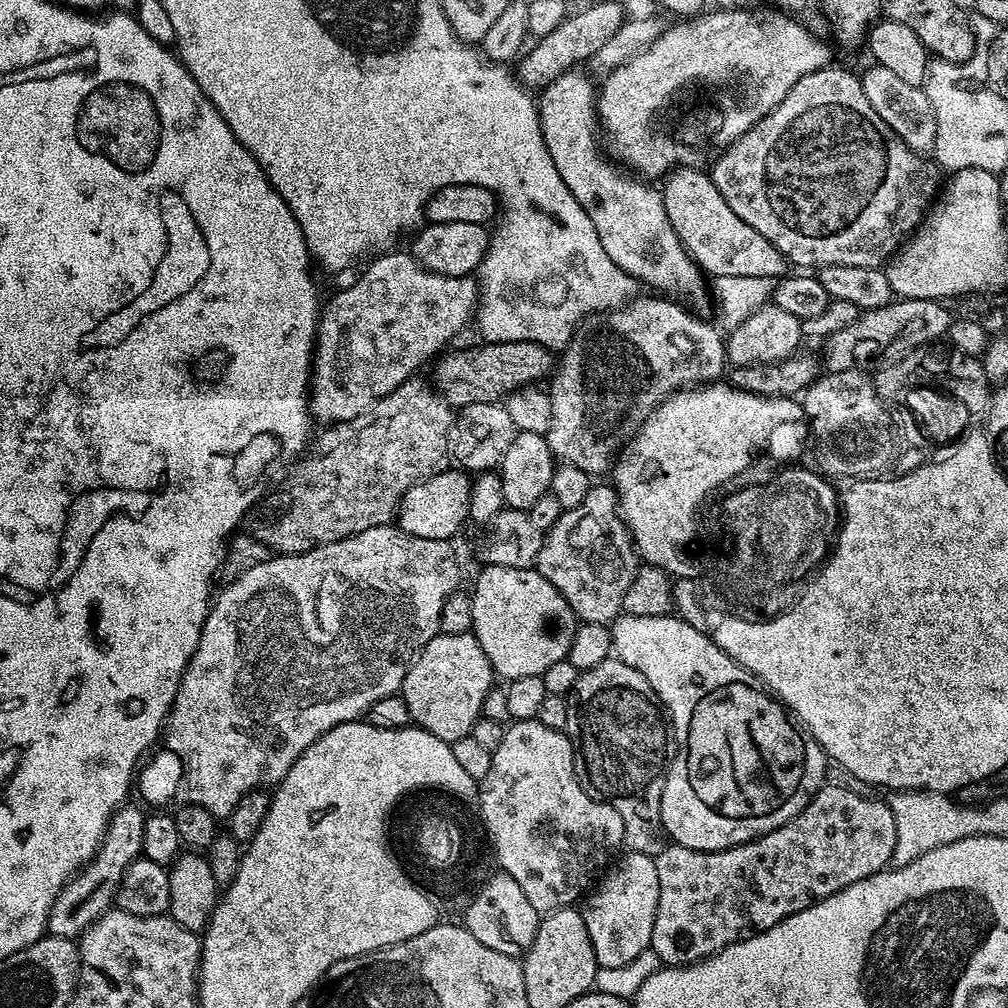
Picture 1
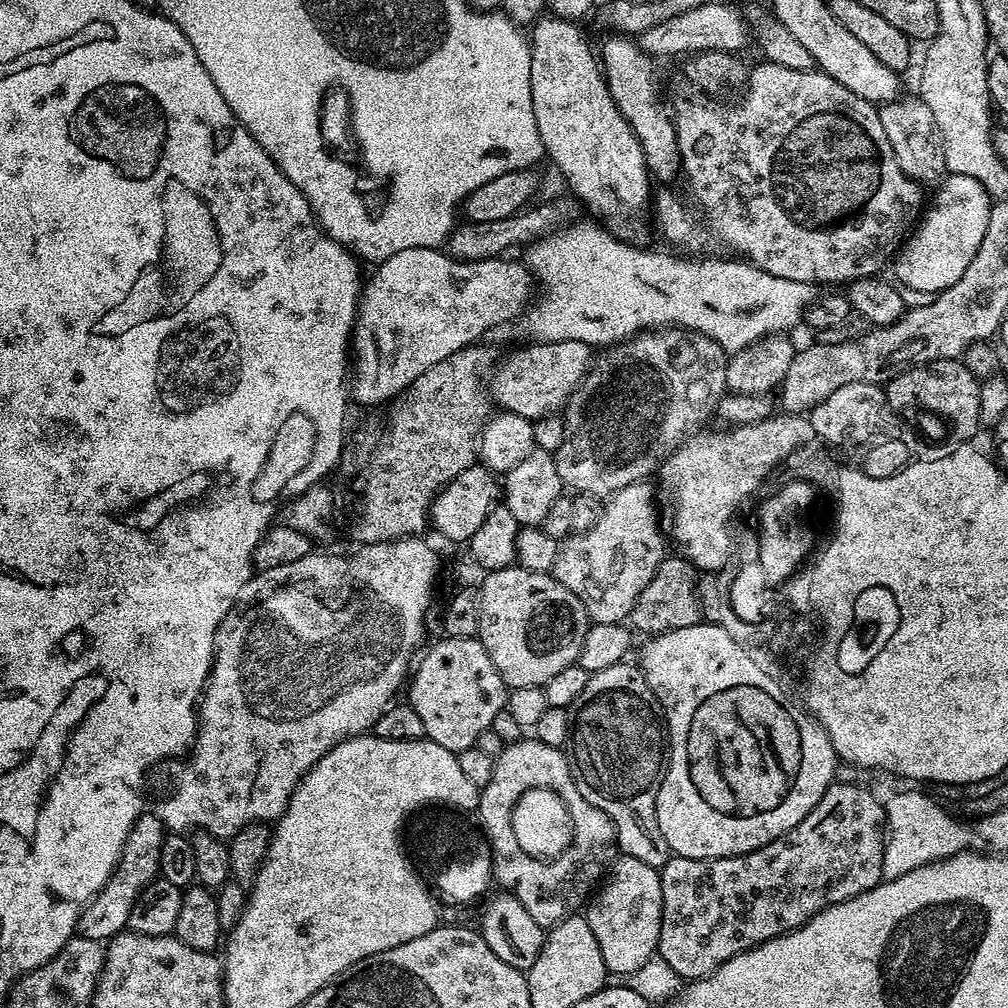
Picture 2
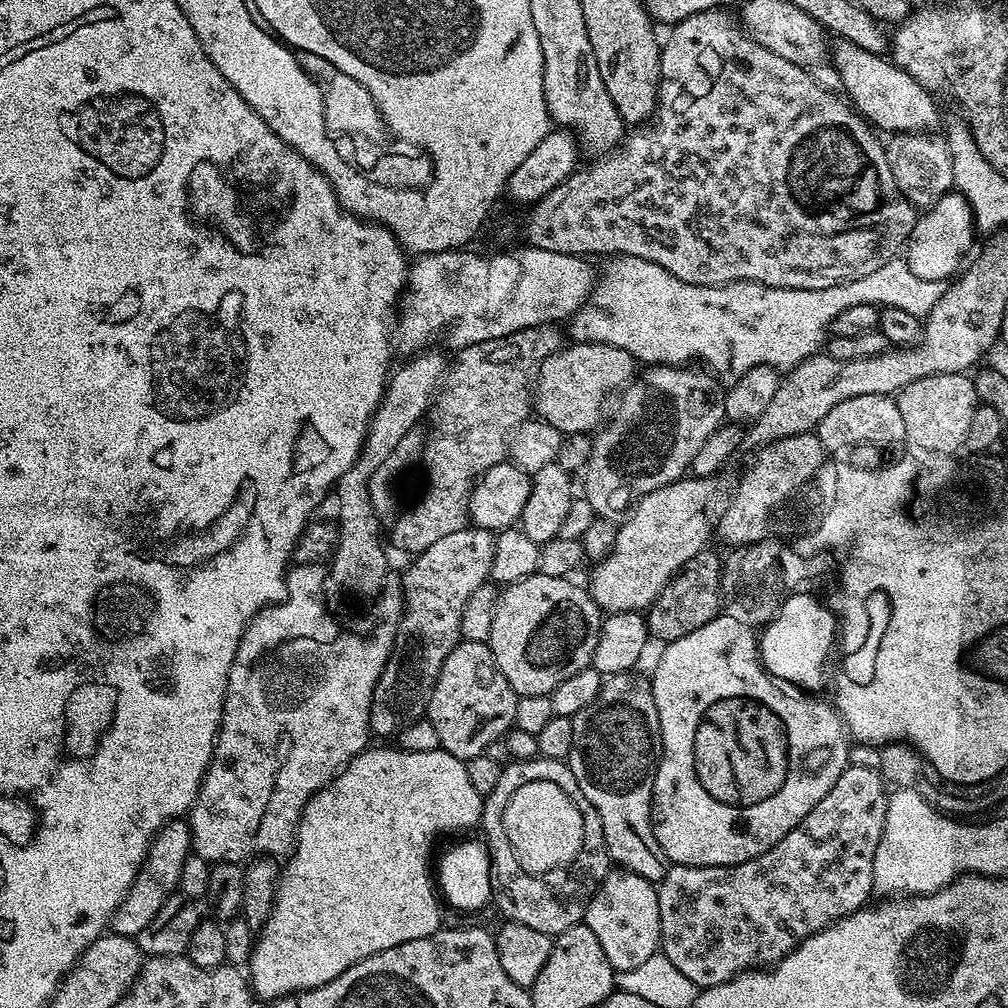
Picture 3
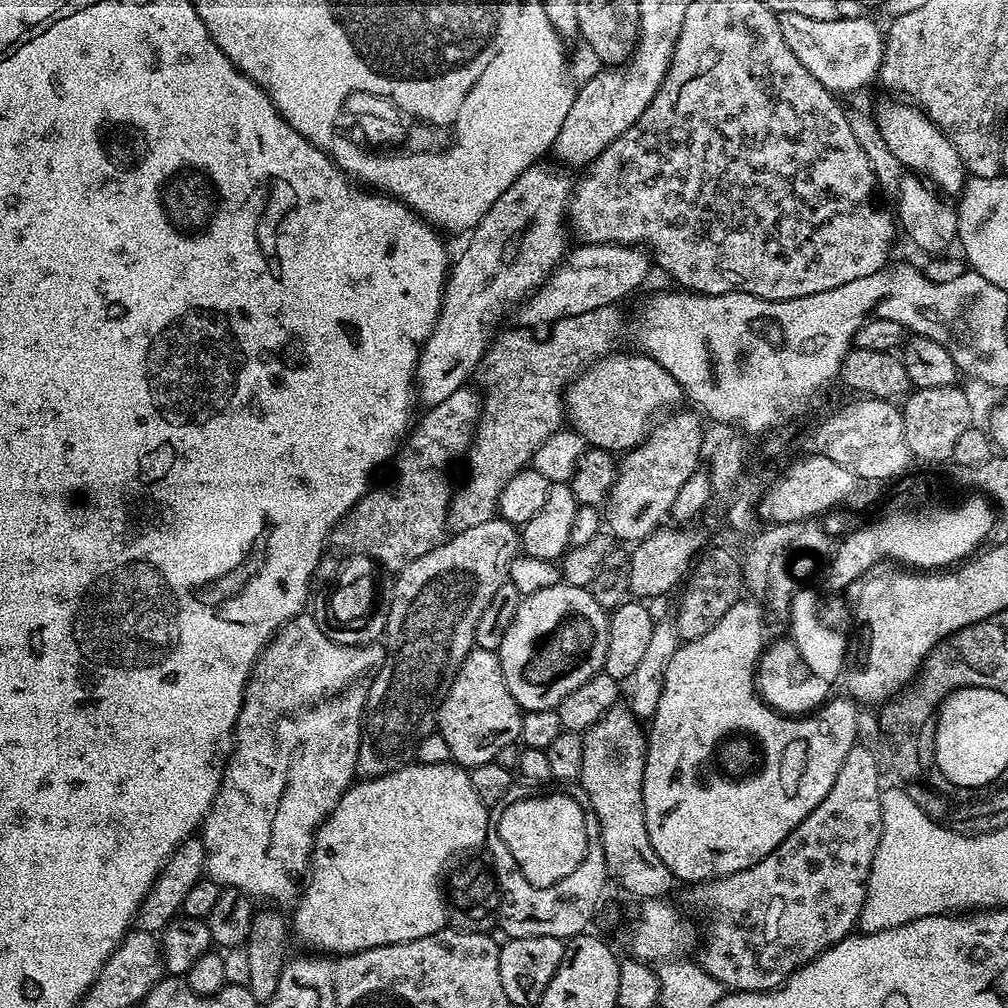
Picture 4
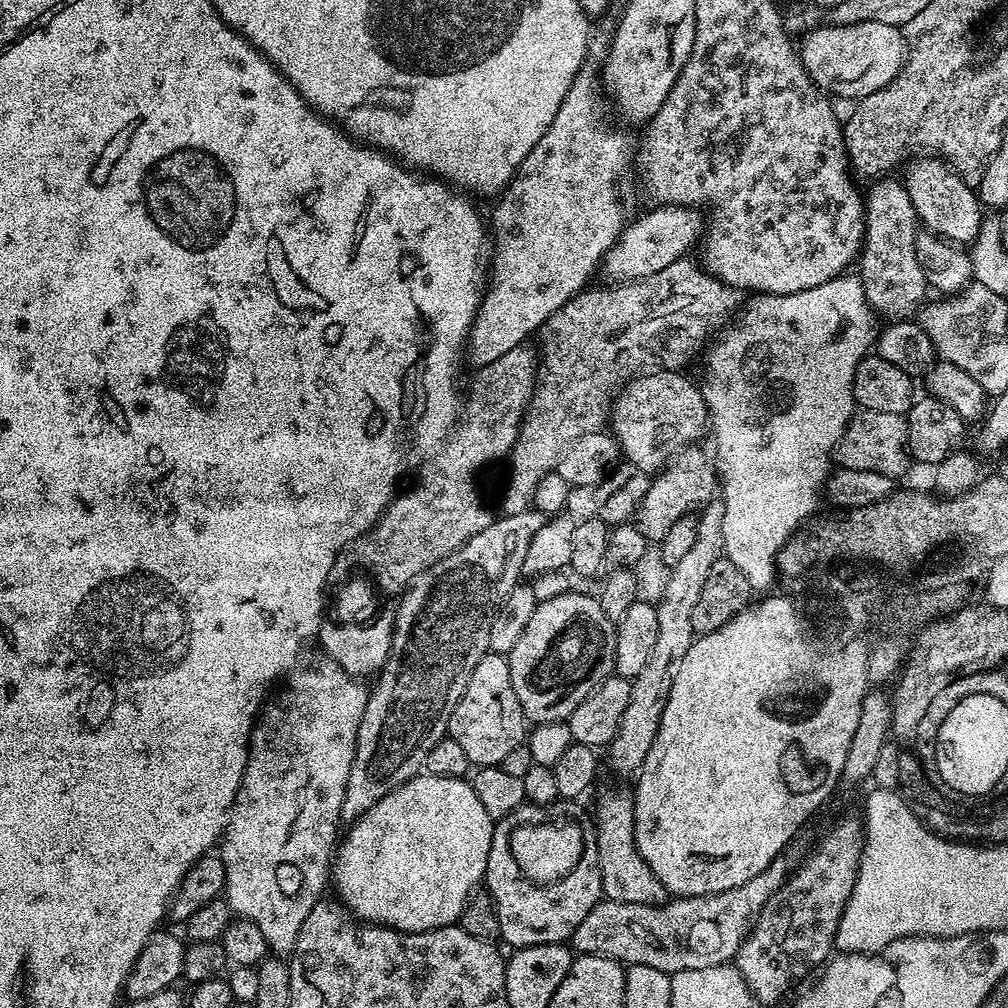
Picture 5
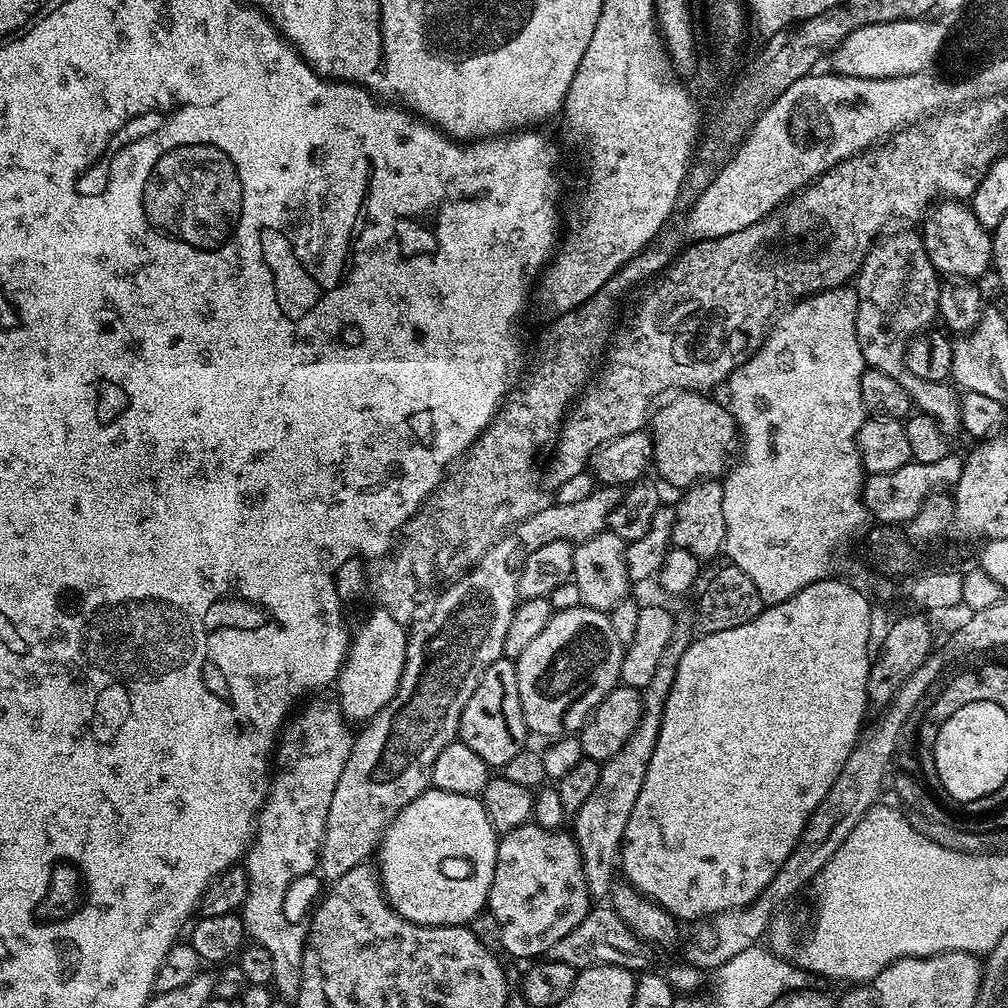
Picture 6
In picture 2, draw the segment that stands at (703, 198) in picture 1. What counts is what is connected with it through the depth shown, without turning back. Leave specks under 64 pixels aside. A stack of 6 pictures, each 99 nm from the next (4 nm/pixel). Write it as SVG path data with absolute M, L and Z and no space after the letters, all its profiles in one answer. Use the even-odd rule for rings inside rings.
M612 34L604 44L602 71L610 94L626 122L634 130L644 151L648 171L660 180L672 180L681 175L680 151L673 117L660 101L660 84L656 81L653 57L649 56L635 39L627 35Z

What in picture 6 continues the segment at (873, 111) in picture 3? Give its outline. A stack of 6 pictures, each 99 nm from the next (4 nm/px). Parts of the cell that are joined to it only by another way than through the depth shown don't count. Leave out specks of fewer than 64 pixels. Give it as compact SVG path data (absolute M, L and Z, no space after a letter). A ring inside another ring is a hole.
M951 198L941 199L923 217L923 224L924 249L941 277L957 276L954 278L960 282L976 282L984 271L989 271L992 262L992 238L989 229L974 218L967 203Z

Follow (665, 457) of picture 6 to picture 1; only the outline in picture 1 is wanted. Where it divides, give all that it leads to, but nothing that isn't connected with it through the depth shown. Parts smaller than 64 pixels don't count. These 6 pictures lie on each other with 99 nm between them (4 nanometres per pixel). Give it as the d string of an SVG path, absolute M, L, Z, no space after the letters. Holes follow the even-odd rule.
M532 342L481 343L481 348L468 348L465 352L448 350L435 361L435 387L449 404L457 409L474 402L503 401L518 388L535 385L554 368L554 356L549 349Z

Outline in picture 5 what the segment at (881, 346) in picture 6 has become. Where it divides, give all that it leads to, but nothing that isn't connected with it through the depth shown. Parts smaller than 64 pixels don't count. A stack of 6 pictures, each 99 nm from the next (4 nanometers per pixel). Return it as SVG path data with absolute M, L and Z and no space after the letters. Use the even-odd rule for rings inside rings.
M880 178L866 192L864 247L858 257L858 279L868 303L884 318L908 318L925 303L926 281L916 253L918 221L903 179Z

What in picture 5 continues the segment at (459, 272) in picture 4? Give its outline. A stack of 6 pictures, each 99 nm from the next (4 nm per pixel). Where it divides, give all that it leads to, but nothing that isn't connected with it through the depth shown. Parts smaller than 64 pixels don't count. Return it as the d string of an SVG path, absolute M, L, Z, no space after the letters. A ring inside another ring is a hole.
M586 62L580 68L580 73L574 78L574 82L570 86L570 90L566 92L566 98L562 100L562 106L558 106L558 114L554 114L554 122L550 122L550 126L546 130L546 134L542 134L542 138L538 138L538 146L534 146L534 150L530 150L530 154L526 154L526 158L521 162L519 168L516 169L516 175L513 176L507 188L499 193L498 199L495 201L496 209L492 212L492 220L490 216L490 240L496 243L496 249L491 249L490 260L492 256L492 281L487 281L486 287L483 289L480 297L480 308L476 311L476 317L472 323L472 329L468 331L468 343L466 345L466 360L472 363L473 369L486 366L490 362L498 362L498 358L502 358L502 354L506 354L510 350L521 347L525 343L527 336L532 336L541 331L547 324L549 318L558 310L562 310L569 304L579 292L585 291L589 287L592 275L597 275L598 269L601 267L604 255L616 244L616 240L620 237L620 233L626 227L626 219L624 220L624 204L620 201L620 179L628 172L628 167L634 164L634 140L627 136L624 132L612 128L612 124L608 121L608 108L605 93L602 91L602 80L598 75L598 68L592 65L592 62Z

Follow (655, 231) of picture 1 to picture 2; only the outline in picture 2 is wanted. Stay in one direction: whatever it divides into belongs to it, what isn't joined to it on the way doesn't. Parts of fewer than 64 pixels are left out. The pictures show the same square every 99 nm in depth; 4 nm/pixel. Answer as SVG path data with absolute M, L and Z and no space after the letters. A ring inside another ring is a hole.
M555 14L541 15L531 25L530 98L534 106L534 122L538 122L544 156L552 159L553 166L564 175L569 190L597 216L597 221L606 225L613 236L640 246L648 236L648 228L642 224L644 207L650 204L648 163L634 130L626 118L622 118L604 81L601 61L597 53L595 56L588 49L588 40L580 27L577 21L563 20Z

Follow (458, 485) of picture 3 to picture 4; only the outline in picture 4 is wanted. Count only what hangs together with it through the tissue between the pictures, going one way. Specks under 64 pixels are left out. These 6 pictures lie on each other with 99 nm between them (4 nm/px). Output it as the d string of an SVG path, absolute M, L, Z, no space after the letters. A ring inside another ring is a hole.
M607 304L598 310L586 310L584 314L567 316L547 329L548 336L539 340L536 334L523 326L512 326L509 332L501 331L493 339L484 354L484 386L480 422L472 437L472 445L466 453L468 460L468 481L455 489L452 505L448 507L449 529L461 532L470 530L470 526L482 526L497 515L500 495L504 487L523 468L529 467L532 457L550 438L550 434L561 431L566 420L566 389L589 364L602 356L615 353L620 340L620 331L624 320L620 317L616 304Z

